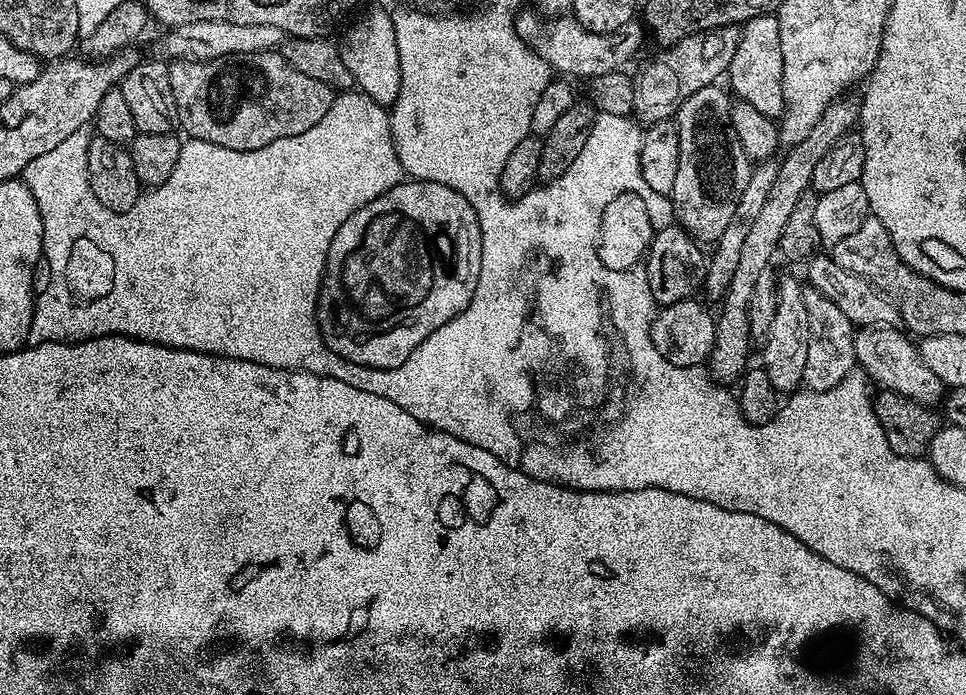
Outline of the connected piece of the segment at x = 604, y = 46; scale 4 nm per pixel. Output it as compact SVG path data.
M524 11L515 13L516 32L523 40L528 41L533 49L538 50L539 55L544 57L544 61L550 65L553 73L564 78L573 78L572 76L591 78L621 71L625 67L624 63L639 50L640 43L646 35L646 29L640 22L627 24L613 32L591 32L568 14L560 14L549 19L552 21L544 29L540 29L540 20L535 16L537 13Z

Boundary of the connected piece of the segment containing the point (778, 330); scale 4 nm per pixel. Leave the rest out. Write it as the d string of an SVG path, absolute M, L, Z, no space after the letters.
M780 276L776 286L778 310L774 310L774 322L770 334L762 342L764 360L762 366L777 392L791 394L803 385L806 370L806 350L810 346L810 318L806 314L805 285L792 276Z

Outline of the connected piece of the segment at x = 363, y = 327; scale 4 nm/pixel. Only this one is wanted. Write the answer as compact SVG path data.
M405 179L398 186L386 190L374 202L366 202L342 226L338 226L338 234L334 234L334 242L330 242L330 250L324 267L324 277L320 283L320 297L316 303L316 321L320 327L322 338L334 354L346 358L355 364L361 364L367 368L397 368L414 354L438 330L438 326L446 326L450 318L462 314L466 306L470 306L470 298L474 298L474 290L478 286L478 274L482 270L482 230L480 229L481 213L476 212L458 190L450 190L450 186L442 186L438 182L426 182L425 180Z

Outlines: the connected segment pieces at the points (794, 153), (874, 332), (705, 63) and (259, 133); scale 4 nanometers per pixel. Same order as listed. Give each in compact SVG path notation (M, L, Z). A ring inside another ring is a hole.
M845 94L839 100L835 100L826 108L822 118L818 118L814 130L810 130L810 134L806 134L802 142L793 144L787 149L788 154L784 162L780 162L776 169L774 186L770 186L770 194L766 194L766 203L758 213L758 218L754 218L750 234L746 234L746 242L738 254L738 266L734 269L734 278L730 278L728 292L722 297L722 303L719 305L721 308L716 316L715 342L708 359L709 373L719 383L731 384L732 381L735 383L747 371L752 346L748 317L750 294L754 294L754 285L757 284L758 278L762 278L762 274L769 271L768 263L771 262L772 255L777 255L782 230L790 219L794 206L798 206L798 198L803 192L811 189L814 166L818 166L821 158L829 152L830 146L838 142L838 138L842 138L857 127L860 119L860 100L856 98L851 100L850 97L851 95Z
M899 327L860 328L856 332L854 354L857 365L868 376L869 381L875 382L881 389L897 392L927 406L939 405L946 395L946 385L942 378L938 378L938 374L934 374L934 370L926 366L913 337L905 334Z
M727 24L721 28L710 28L707 32L695 32L678 43L659 49L657 56L652 56L640 68L640 73L634 76L634 116L637 121L645 125L657 124L663 120L672 120L676 111L690 98L690 94L698 94L706 86L716 84L727 73L730 62L734 62L734 54L738 51L740 28L734 24Z
M279 51L234 54L213 60L173 60L168 64L168 73L179 127L185 128L191 139L214 142L230 150L258 150L278 142L278 138L302 134L324 117L334 99L333 88L302 74L302 70L294 70Z

